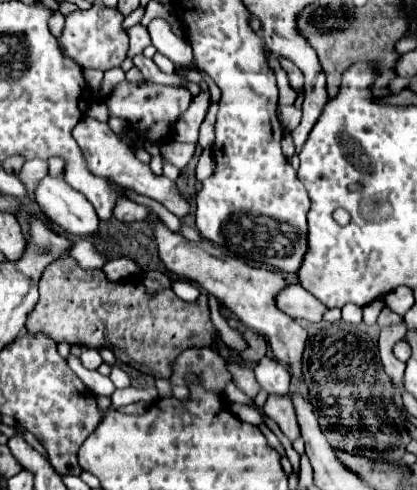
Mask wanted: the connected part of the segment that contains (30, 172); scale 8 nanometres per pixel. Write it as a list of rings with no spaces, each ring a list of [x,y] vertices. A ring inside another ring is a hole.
[[[31,159],[31,161],[27,161],[25,165],[23,165],[23,169],[21,169],[21,173],[19,173],[19,179],[27,185],[27,189],[29,189],[29,201],[33,201],[35,199],[35,195],[33,195],[33,189],[35,189],[35,185],[37,185],[37,181],[39,181],[39,177],[45,177],[49,173],[49,167],[47,161],[41,161],[41,159]]]

